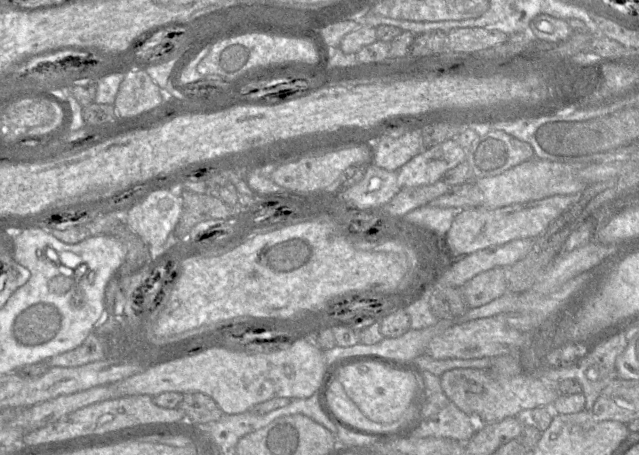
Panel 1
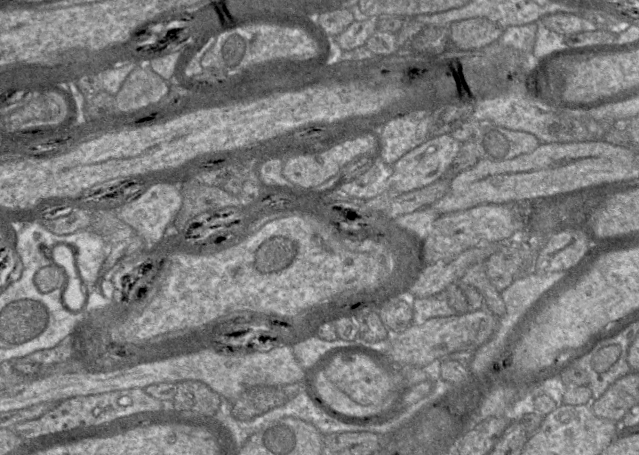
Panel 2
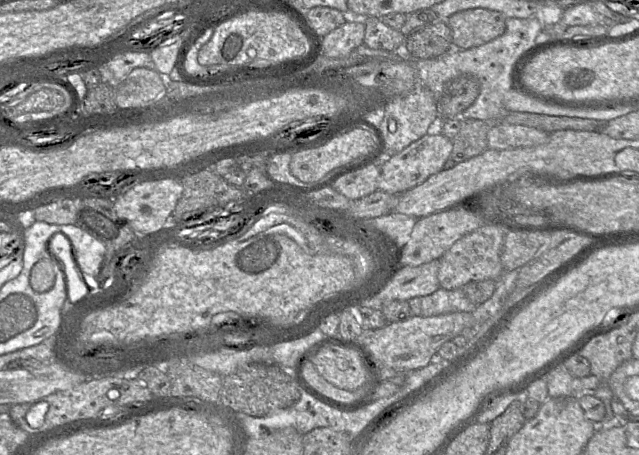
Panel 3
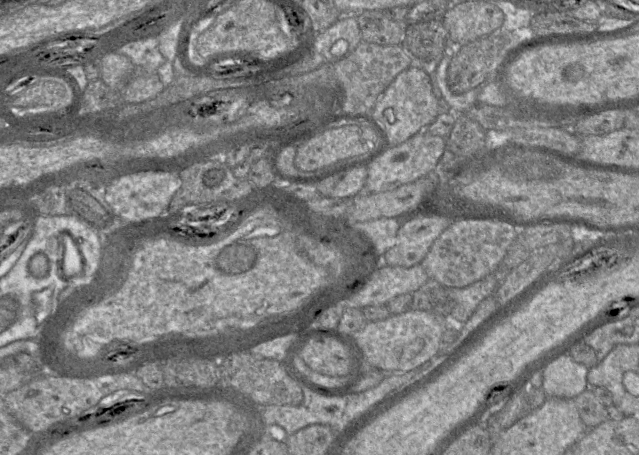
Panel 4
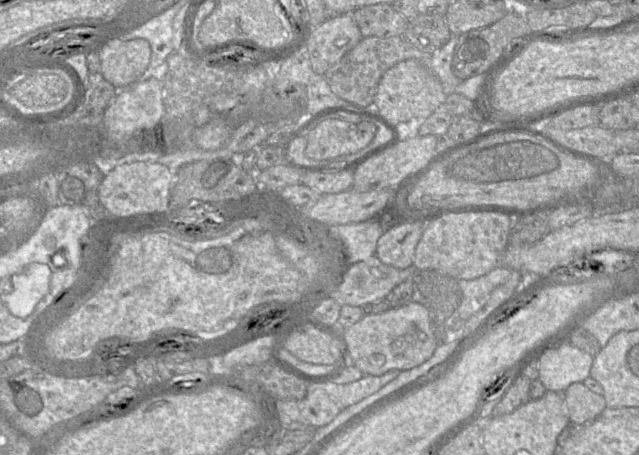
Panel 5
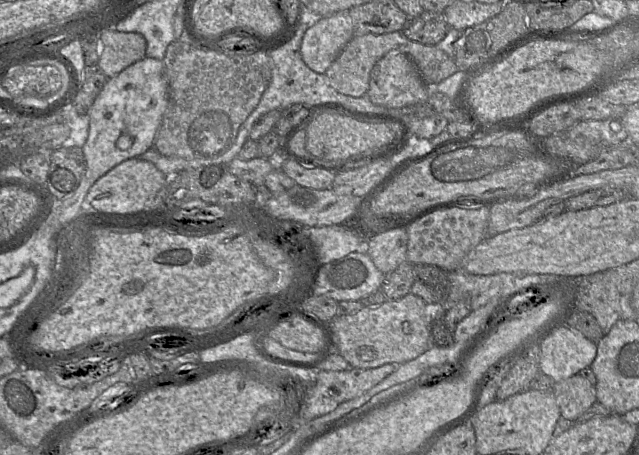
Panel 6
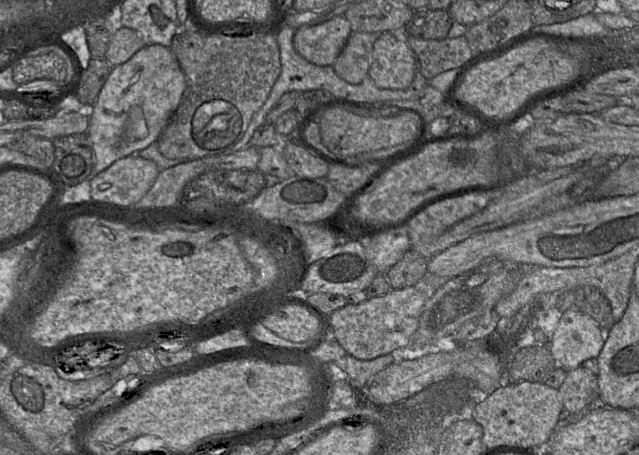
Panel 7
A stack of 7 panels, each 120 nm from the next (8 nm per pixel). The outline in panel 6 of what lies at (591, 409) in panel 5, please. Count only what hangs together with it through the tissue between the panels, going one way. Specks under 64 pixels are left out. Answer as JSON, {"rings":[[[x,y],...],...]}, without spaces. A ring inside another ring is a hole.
{"rings":[[[579,373],[555,383],[553,393],[561,416],[573,422],[597,402],[595,386]]]}

